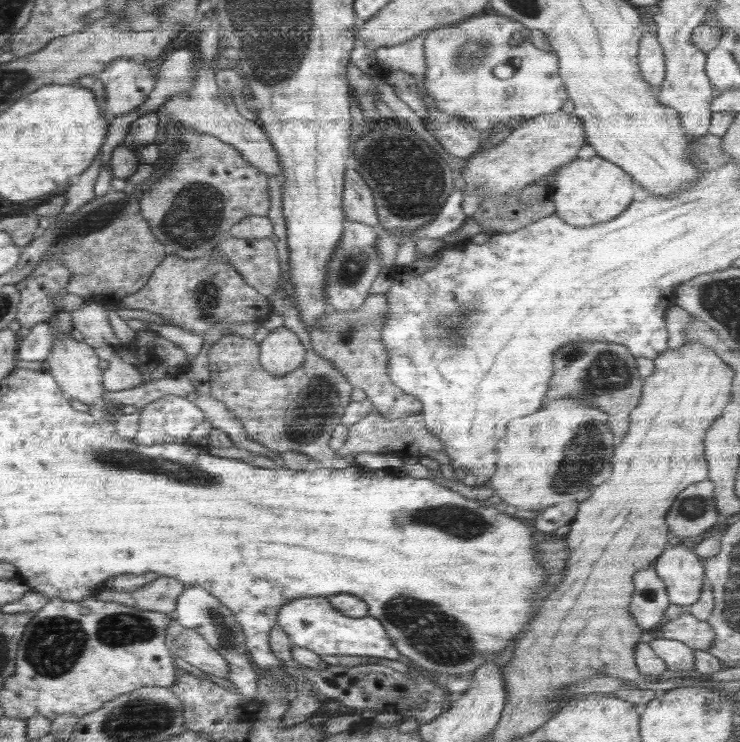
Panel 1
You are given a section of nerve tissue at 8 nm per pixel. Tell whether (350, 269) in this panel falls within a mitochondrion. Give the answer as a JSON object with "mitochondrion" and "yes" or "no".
{"mitochondrion":"yes"}

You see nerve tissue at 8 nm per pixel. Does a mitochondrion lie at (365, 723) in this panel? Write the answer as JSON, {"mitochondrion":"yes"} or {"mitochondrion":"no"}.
{"mitochondrion":"no"}

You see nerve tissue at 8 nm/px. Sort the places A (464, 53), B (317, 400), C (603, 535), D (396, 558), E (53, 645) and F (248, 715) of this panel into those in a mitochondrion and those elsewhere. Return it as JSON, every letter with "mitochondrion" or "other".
{"A":"mitochondrion","B":"mitochondrion","C":"other","D":"other","E":"mitochondrion","F":"other"}

